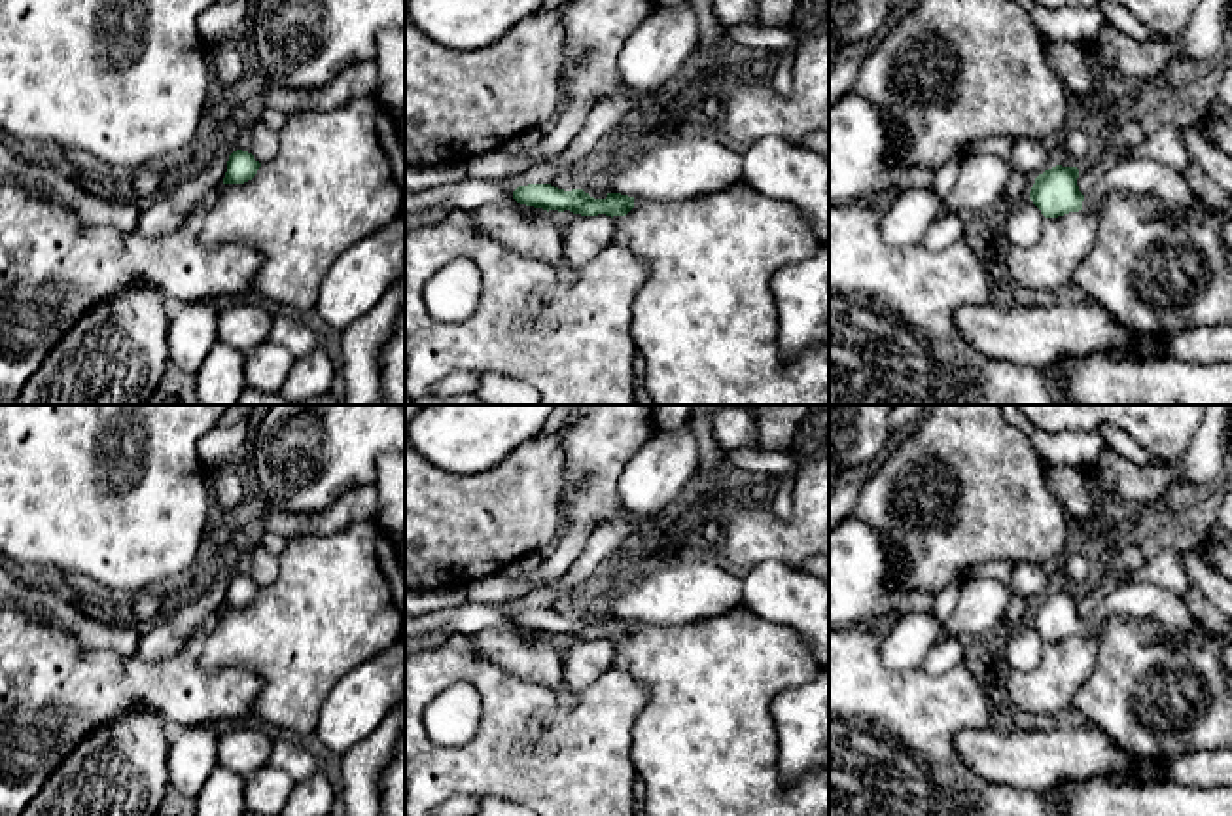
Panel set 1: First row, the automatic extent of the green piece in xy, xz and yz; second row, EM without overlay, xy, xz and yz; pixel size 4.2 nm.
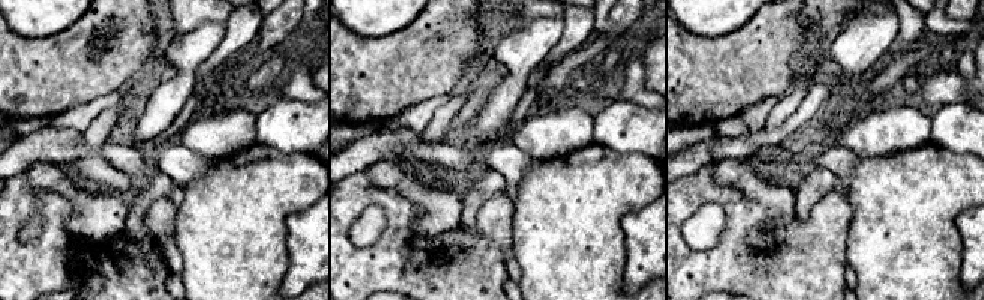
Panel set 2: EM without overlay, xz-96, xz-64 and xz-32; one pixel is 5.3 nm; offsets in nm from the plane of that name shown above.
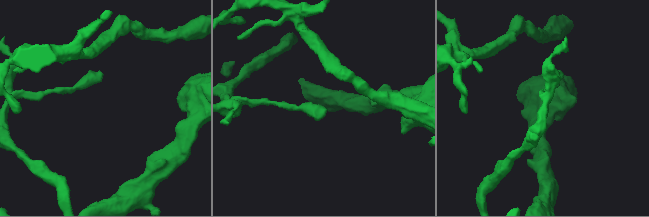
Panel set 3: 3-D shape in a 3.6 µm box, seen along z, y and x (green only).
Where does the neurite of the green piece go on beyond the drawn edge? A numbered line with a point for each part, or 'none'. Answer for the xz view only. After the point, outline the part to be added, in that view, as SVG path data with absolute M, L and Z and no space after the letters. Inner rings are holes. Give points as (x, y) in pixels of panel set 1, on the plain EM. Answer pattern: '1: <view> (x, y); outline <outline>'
none

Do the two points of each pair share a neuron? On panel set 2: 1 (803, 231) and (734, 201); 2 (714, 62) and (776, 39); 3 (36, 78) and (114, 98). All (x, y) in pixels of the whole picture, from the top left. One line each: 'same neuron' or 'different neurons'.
1: same neuron
2: same neuron
3: different neurons

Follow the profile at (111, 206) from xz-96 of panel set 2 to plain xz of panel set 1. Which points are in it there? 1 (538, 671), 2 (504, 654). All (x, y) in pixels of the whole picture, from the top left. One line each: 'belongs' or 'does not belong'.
1: belongs
2: belongs

